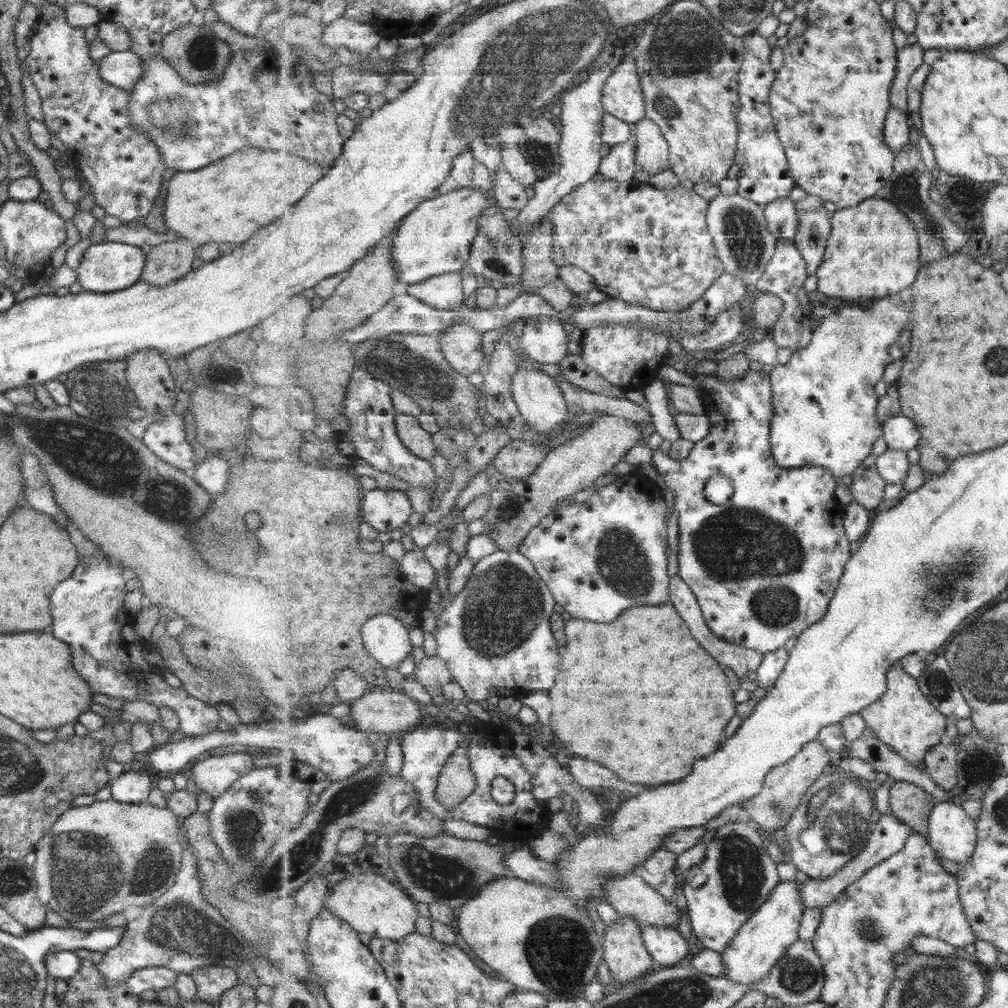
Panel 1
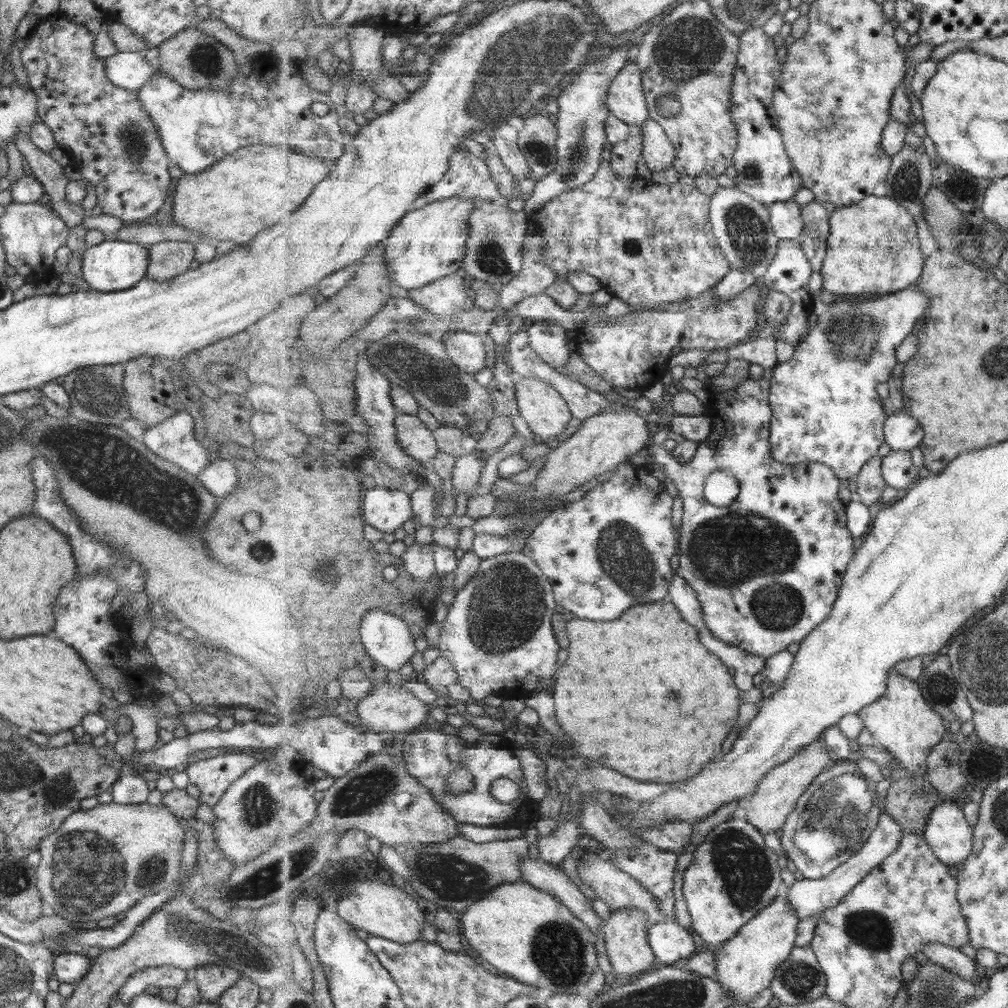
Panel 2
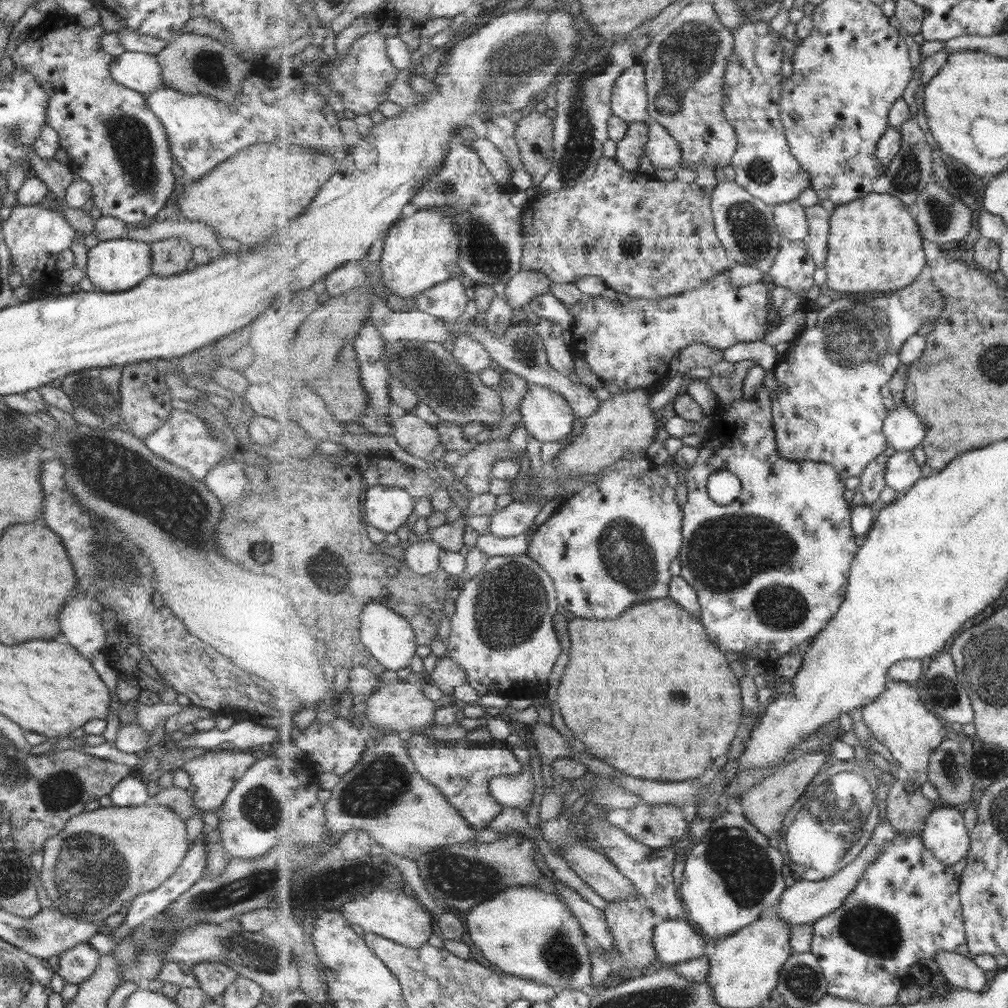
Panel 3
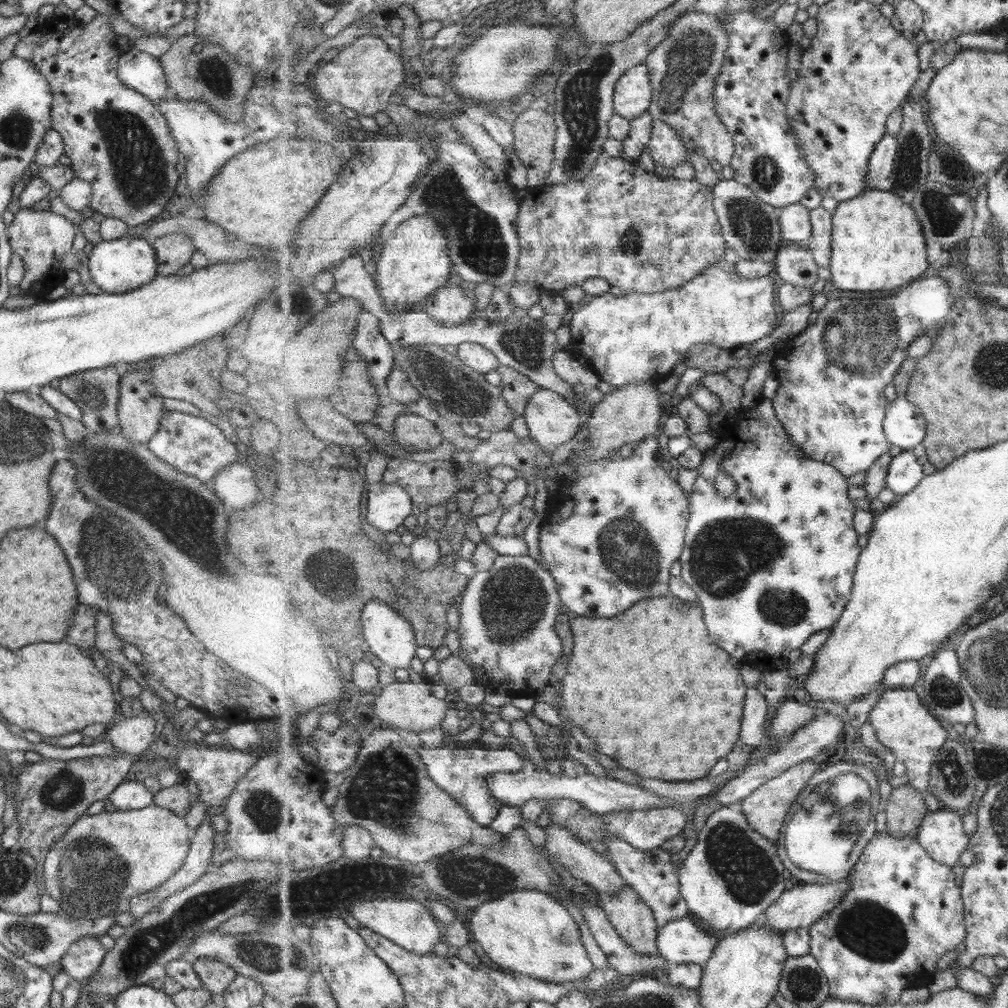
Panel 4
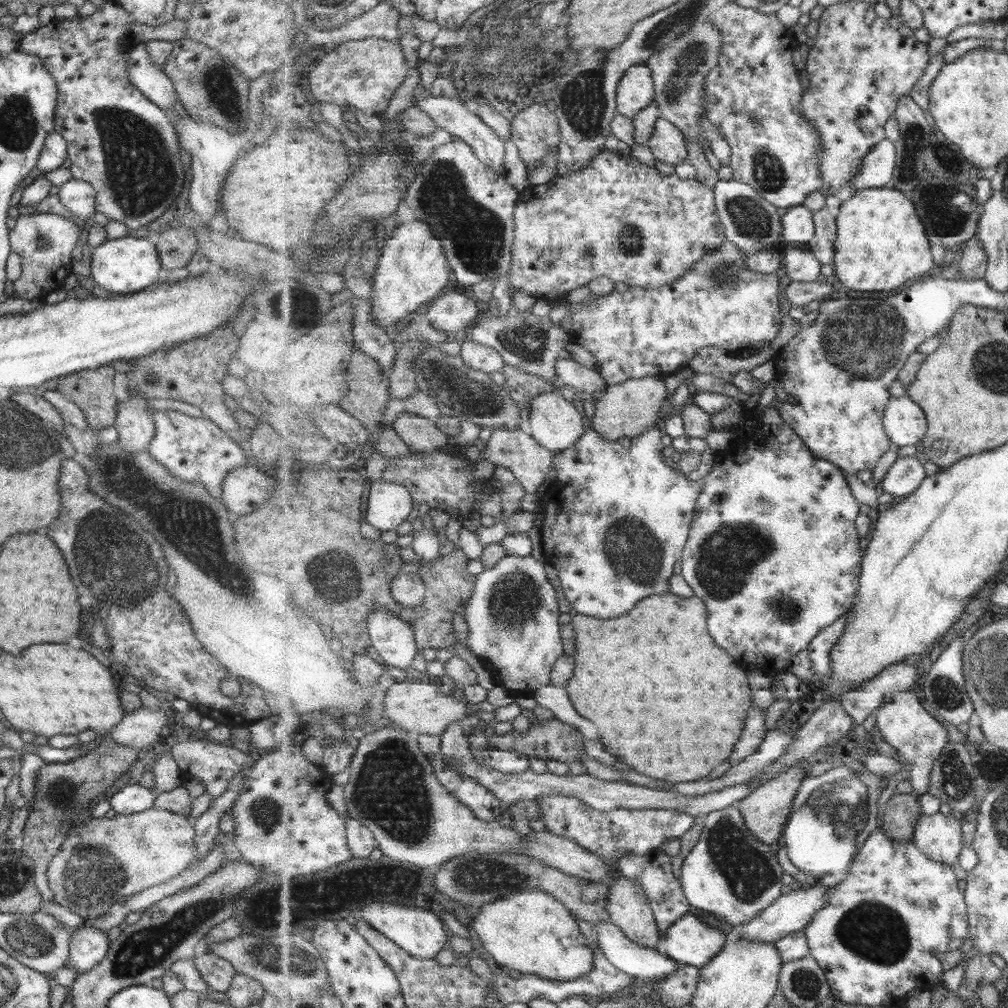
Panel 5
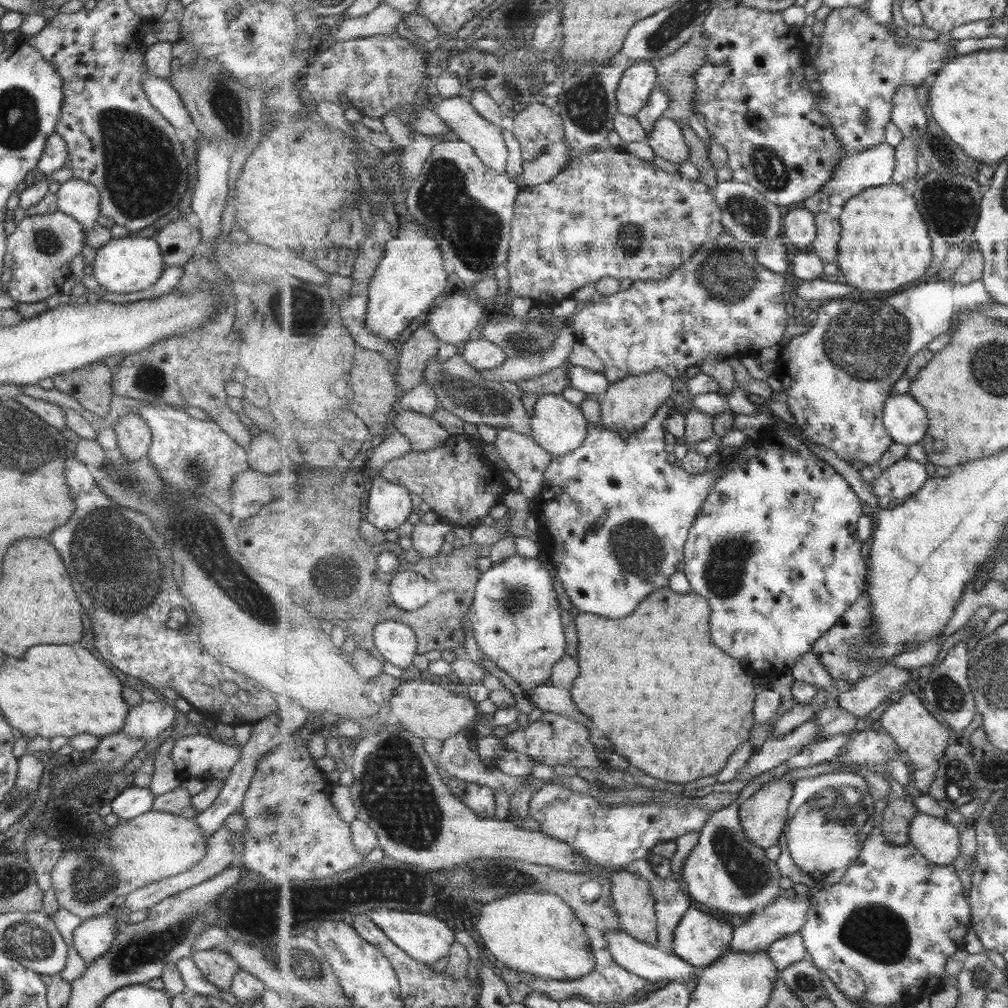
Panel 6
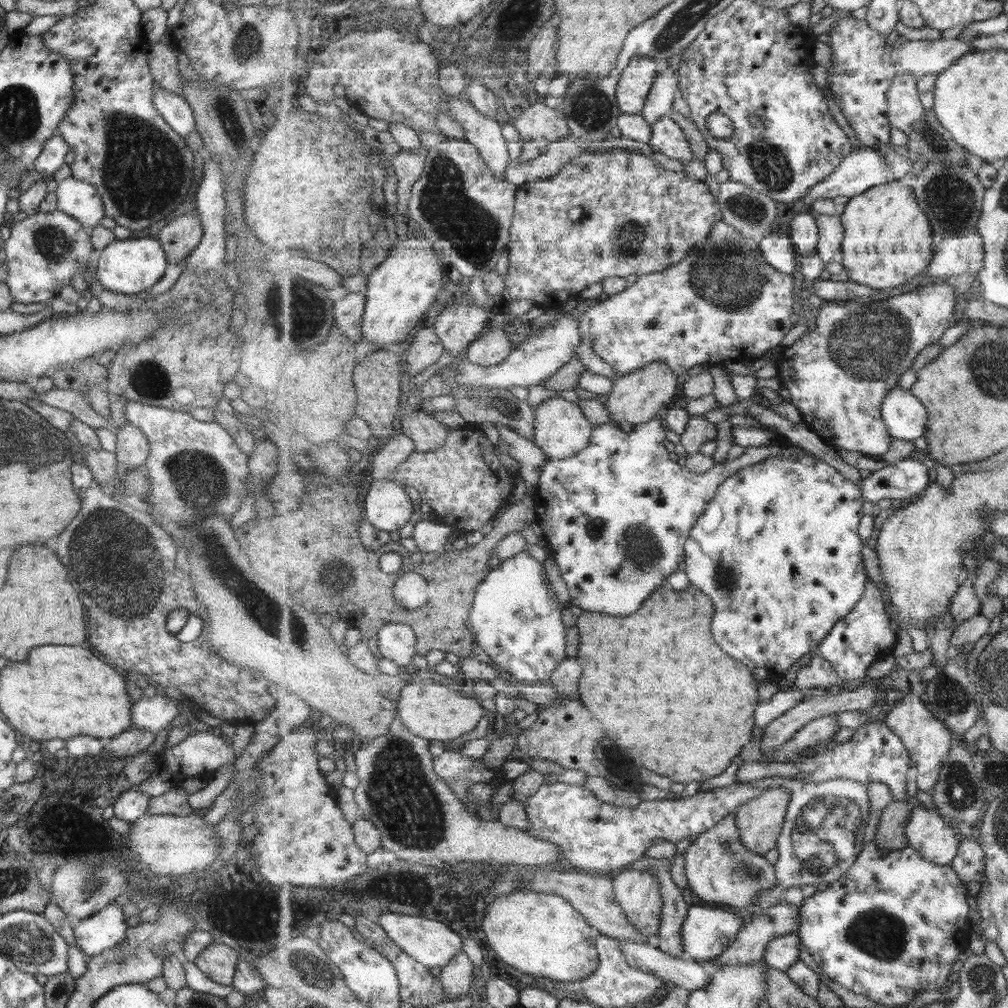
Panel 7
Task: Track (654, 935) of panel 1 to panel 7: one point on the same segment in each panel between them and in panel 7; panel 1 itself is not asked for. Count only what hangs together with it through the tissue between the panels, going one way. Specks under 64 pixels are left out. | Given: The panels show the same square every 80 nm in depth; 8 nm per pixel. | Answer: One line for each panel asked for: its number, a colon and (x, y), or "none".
2: (672, 943)
3: (676, 941)
4: (681, 941)
5: (689, 941)
6: (700, 938)
7: (707, 932)

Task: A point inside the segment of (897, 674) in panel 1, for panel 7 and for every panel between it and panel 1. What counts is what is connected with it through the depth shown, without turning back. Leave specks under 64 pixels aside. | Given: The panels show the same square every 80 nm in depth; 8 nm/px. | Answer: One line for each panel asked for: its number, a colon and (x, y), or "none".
2: (902, 720)
3: (899, 719)
4: (902, 723)
5: (918, 736)
6: (925, 739)
7: (928, 739)

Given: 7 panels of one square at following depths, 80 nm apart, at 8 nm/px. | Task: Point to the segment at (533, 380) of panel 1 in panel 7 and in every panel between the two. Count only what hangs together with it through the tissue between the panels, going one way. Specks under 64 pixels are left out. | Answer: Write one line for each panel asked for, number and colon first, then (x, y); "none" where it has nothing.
2: (547, 413)
3: (547, 415)
4: (552, 420)
5: (557, 424)
6: (558, 425)
7: (562, 429)

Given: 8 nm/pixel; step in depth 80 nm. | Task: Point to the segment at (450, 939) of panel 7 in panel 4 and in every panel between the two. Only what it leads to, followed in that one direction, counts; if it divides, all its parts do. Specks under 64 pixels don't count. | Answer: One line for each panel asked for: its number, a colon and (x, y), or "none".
4: (412, 925)
5: (422, 933)
6: (426, 938)

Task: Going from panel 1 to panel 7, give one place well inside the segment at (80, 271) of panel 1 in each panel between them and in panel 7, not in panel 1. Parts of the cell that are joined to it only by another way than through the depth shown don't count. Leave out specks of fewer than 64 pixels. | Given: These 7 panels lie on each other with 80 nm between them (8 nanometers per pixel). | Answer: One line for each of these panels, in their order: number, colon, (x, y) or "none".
2: (112, 265)
3: (115, 265)
4: (121, 265)
5: (125, 265)
6: (122, 265)
7: (128, 266)

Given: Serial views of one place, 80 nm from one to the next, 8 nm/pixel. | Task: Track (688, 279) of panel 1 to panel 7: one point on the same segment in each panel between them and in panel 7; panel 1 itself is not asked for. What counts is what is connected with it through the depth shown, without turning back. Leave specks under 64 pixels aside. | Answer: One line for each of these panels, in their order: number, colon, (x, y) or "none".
2: (650, 244)
3: (647, 238)
4: (642, 233)
5: (618, 217)
6: (608, 214)
7: (610, 213)

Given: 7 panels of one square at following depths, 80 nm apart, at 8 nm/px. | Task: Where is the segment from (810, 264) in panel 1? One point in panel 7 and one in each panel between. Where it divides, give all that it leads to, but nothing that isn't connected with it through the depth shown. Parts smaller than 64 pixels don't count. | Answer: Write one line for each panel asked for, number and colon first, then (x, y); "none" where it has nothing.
2: (814, 240)
3: (819, 219)
4: (820, 244)
5: (822, 245)
6: (826, 246)
7: (831, 229)

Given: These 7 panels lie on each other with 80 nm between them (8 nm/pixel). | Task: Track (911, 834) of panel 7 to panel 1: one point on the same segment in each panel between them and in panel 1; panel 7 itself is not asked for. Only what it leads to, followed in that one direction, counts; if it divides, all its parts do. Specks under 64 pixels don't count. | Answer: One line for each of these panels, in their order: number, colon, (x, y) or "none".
1: (953, 833)
2: (951, 836)
3: (946, 834)
4: (942, 834)
5: (940, 836)
6: (937, 838)

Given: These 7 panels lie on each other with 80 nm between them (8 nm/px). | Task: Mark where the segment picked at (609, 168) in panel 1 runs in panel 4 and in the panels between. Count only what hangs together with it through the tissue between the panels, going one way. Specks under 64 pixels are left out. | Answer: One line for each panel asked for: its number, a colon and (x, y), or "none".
2: (626, 156)
3: (630, 152)
4: (639, 139)

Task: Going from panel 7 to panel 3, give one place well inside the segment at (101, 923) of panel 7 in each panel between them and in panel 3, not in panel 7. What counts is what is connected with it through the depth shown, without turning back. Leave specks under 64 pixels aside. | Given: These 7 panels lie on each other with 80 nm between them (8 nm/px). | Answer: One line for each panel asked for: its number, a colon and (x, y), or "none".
3: (75, 964)
4: (82, 958)
5: (87, 946)
6: (93, 936)

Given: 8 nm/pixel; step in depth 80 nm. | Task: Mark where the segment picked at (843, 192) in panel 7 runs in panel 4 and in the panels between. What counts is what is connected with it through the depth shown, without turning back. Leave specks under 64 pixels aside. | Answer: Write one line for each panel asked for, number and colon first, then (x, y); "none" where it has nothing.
4: (882, 162)
5: (878, 167)
6: (875, 166)

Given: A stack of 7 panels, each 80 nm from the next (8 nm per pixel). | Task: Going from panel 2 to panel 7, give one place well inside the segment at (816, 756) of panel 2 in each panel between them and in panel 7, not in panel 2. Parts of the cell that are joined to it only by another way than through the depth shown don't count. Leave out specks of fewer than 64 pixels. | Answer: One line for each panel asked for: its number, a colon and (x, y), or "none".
3: (766, 804)
4: (765, 809)
5: (767, 810)
6: (765, 814)
7: (761, 820)

